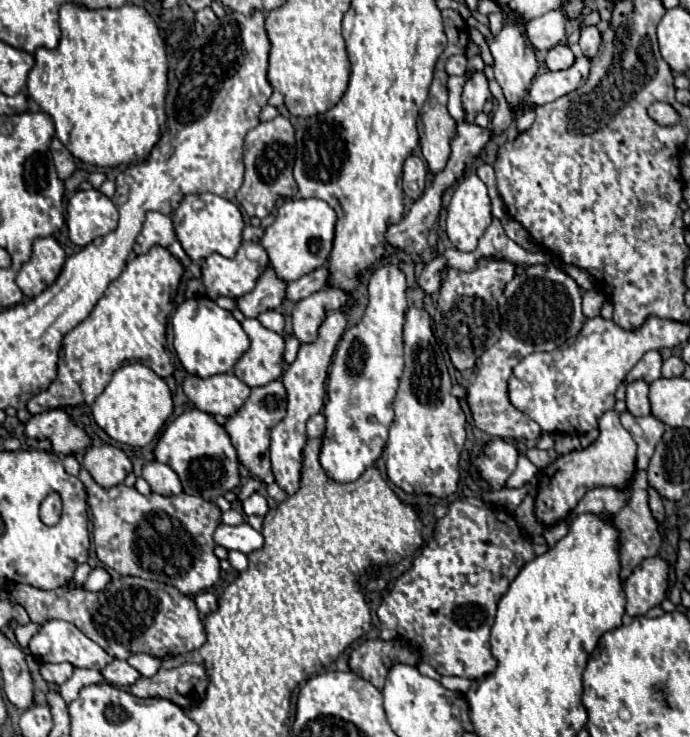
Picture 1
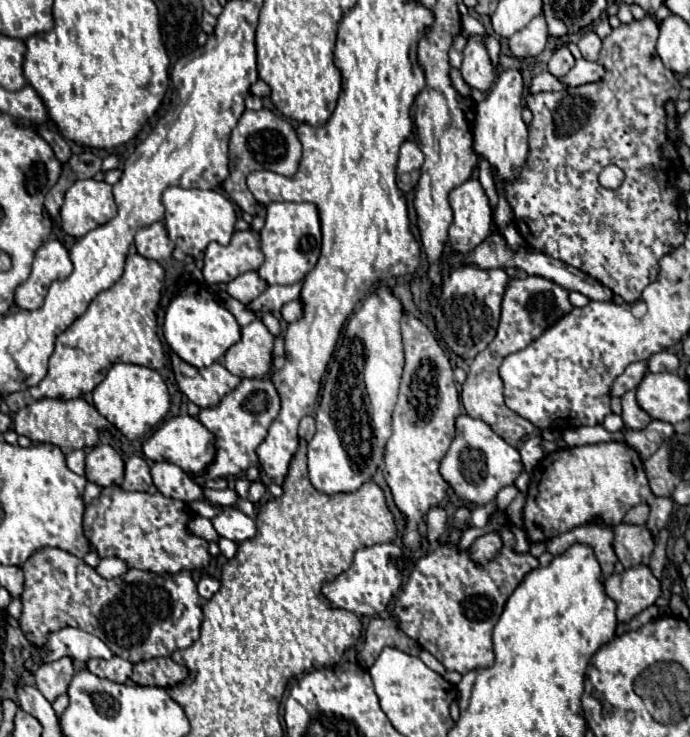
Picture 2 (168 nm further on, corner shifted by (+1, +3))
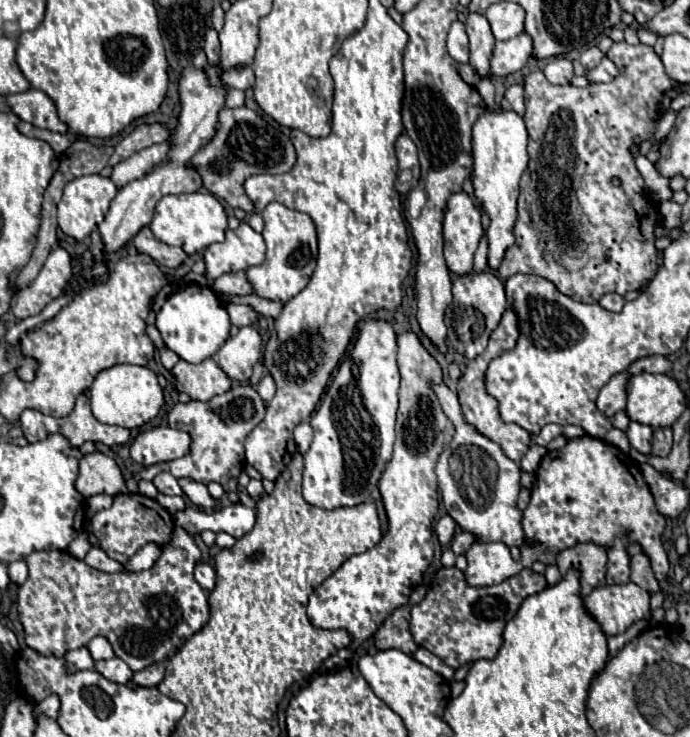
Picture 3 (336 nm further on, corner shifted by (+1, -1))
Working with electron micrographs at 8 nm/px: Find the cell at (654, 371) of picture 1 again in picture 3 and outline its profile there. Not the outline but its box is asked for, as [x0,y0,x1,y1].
[597,373,629,419]

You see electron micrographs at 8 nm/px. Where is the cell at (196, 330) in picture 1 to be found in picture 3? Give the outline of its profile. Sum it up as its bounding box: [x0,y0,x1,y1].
[157,287,229,363]

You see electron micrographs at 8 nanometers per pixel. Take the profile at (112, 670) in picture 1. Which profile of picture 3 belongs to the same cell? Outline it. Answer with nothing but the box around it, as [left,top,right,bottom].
[95,657,133,683]

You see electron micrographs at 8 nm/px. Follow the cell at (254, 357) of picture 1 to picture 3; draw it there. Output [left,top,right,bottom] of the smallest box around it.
[213,327,261,381]

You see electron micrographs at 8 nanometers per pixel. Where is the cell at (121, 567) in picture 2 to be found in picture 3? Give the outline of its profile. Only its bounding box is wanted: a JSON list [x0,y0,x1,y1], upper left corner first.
[127,543,161,571]

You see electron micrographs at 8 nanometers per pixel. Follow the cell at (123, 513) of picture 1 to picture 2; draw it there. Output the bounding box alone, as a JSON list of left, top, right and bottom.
[83,485,211,573]

